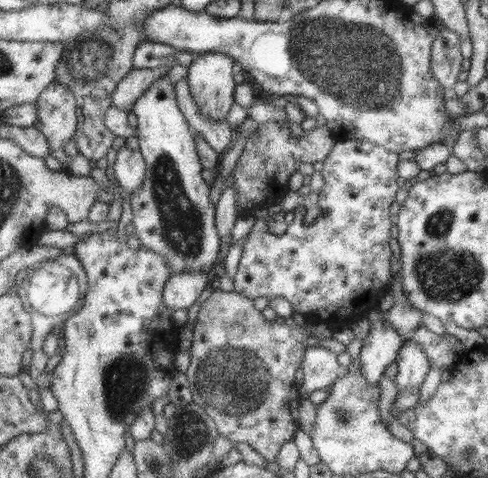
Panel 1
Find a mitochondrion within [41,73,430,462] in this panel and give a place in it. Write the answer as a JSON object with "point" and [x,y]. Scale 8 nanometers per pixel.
{"point":[235,379]}

